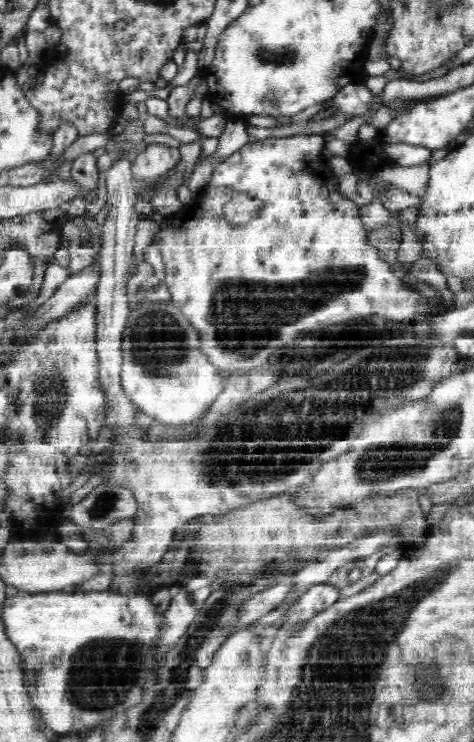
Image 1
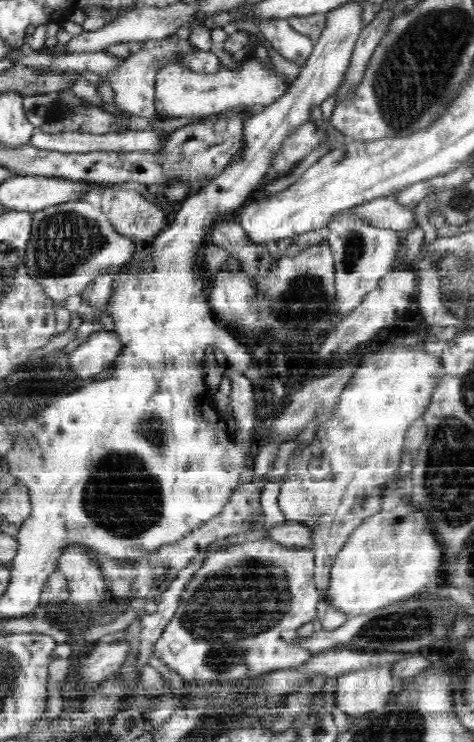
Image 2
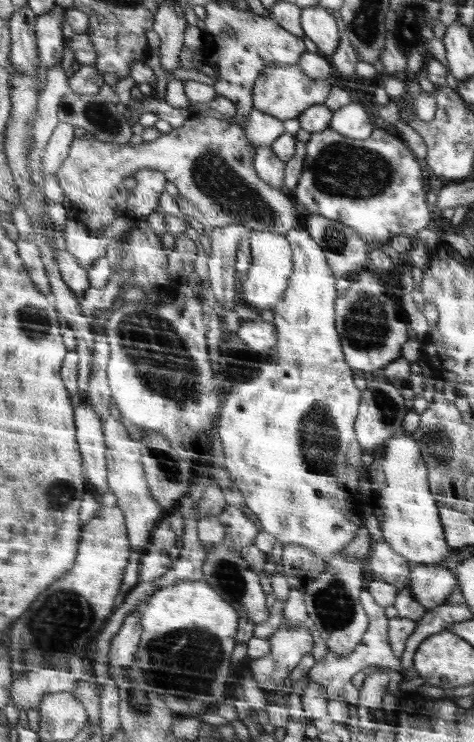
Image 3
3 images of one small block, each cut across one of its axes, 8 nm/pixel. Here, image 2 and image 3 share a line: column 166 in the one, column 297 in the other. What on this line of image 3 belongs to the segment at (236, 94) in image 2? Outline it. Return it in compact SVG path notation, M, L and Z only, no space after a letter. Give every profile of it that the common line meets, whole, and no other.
M298 64L270 65L256 79L252 90L253 108L284 121L288 118L297 118L301 112L314 104L323 104L330 96L330 91L331 86L326 79L320 80L306 76Z

